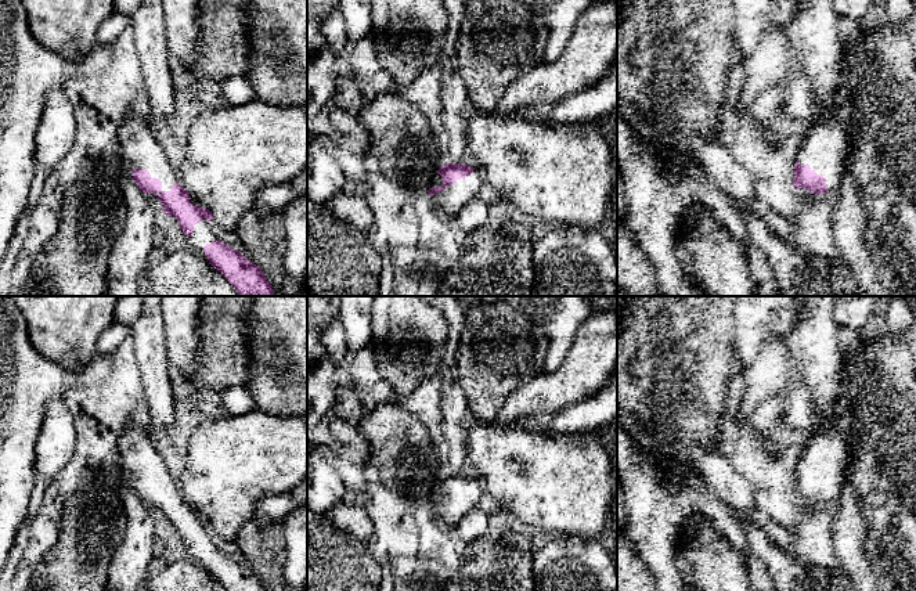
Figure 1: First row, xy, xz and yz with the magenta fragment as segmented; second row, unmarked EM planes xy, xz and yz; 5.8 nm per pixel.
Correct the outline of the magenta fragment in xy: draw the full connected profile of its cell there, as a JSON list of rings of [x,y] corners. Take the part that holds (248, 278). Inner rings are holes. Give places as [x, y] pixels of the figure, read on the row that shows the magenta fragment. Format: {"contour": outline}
{"contour": [[[223,241],[206,244],[203,252],[239,296],[275,296],[262,269]]]}

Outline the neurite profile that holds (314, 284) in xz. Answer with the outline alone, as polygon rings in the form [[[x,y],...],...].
[[[307,201],[307,295],[345,292],[351,296],[379,296],[382,259],[367,233],[335,216],[325,201]]]

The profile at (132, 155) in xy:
[[[123,126],[118,129],[118,143],[120,145],[120,170],[127,176],[133,177],[133,169],[144,169],[141,163],[144,161],[155,161],[156,154],[151,151],[152,147],[159,148],[159,154],[165,155],[165,151],[159,147],[159,143],[149,136],[149,129],[145,127],[144,137],[138,134],[138,141],[136,144],[126,144],[125,140],[131,136],[130,130],[125,130]]]

